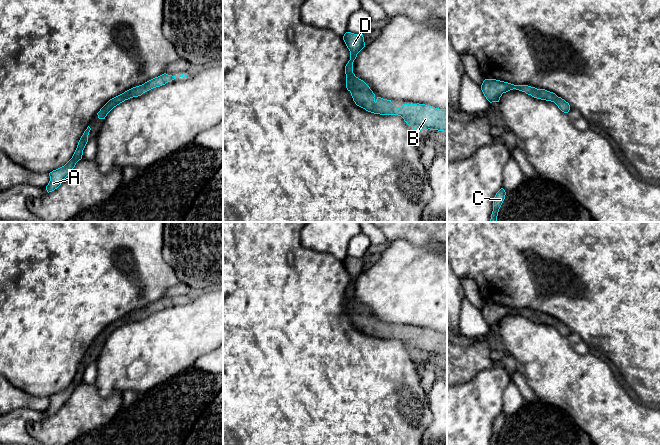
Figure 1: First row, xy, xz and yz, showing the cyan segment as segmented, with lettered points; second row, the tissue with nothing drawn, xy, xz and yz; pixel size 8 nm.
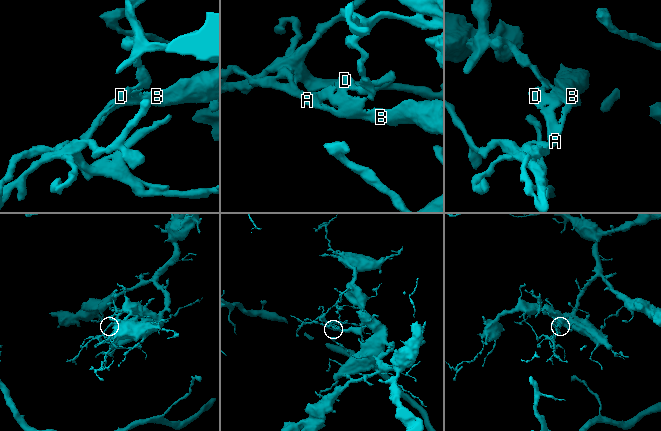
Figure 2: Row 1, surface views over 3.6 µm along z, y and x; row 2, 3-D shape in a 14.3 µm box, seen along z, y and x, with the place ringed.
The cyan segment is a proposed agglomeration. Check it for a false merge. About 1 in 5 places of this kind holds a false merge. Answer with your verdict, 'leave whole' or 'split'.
split

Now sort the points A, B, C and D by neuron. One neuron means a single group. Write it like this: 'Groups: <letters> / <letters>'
Groups: A C D / B

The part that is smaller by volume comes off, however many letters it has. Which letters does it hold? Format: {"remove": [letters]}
{"remove": ["B"]}

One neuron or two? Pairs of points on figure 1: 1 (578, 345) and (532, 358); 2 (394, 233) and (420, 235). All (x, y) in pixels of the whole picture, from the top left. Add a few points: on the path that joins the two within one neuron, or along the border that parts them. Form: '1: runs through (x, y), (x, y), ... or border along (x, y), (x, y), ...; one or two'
1: border along (566, 337), (578, 353), (586, 354), (590, 351); two
2: runs through (400, 233), (414, 233); one

